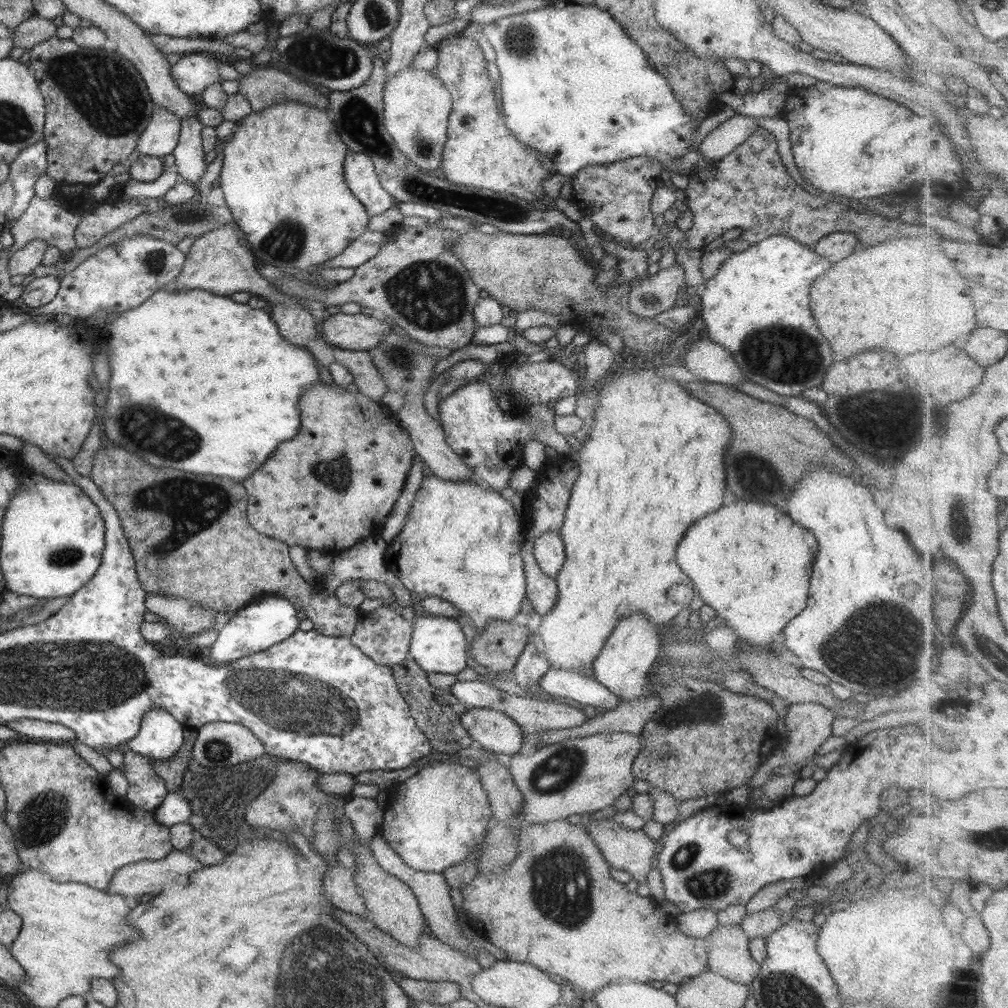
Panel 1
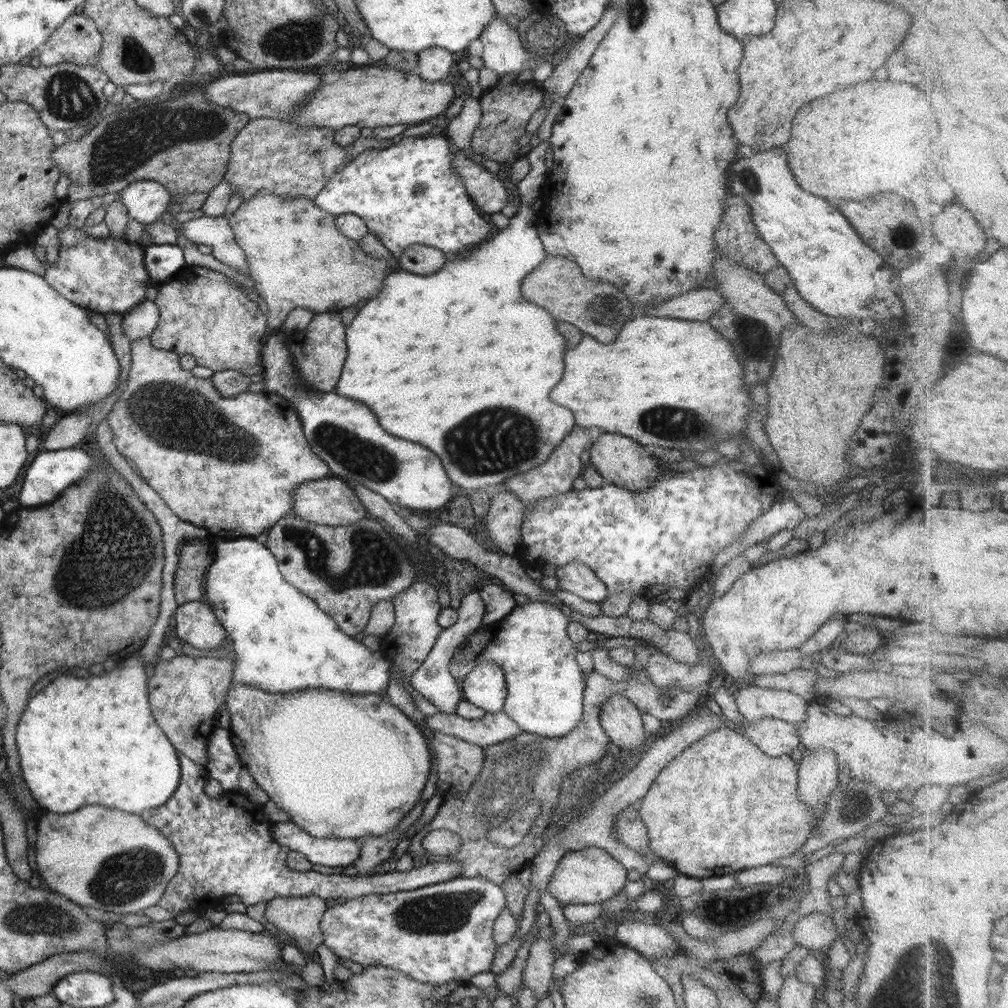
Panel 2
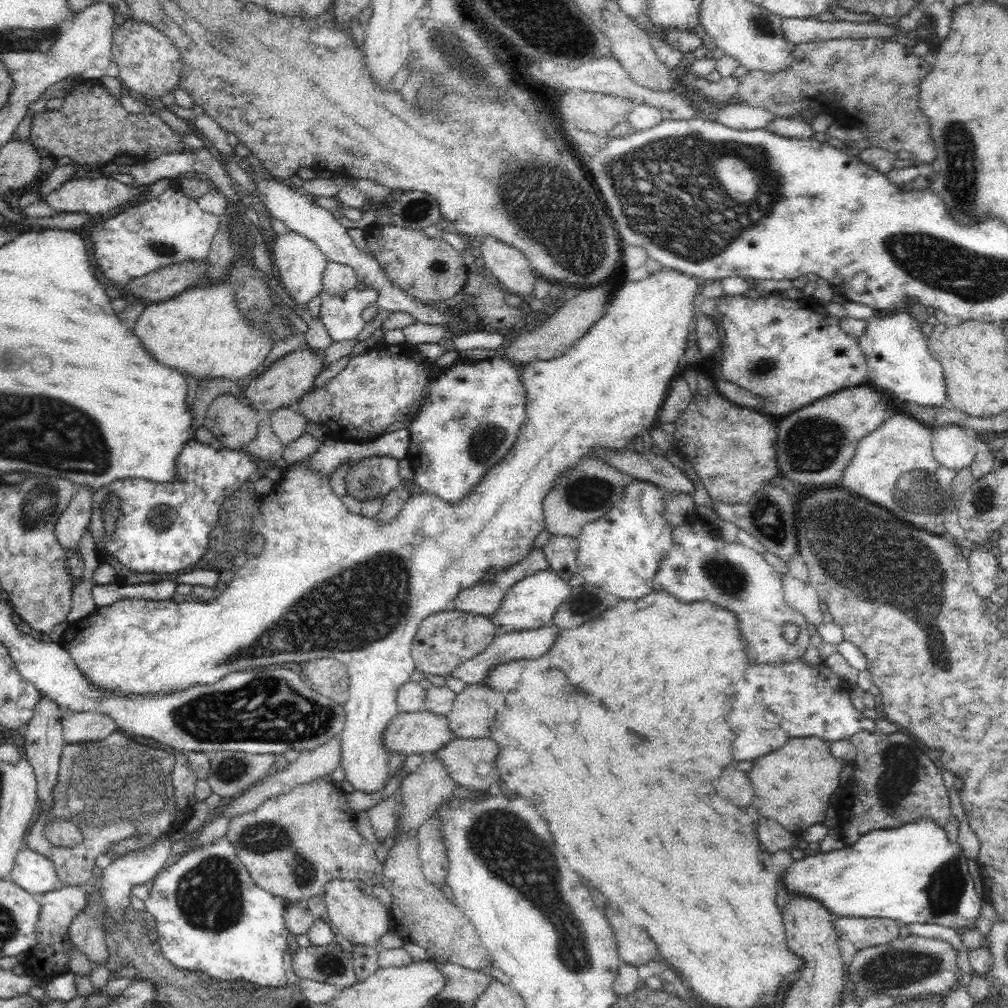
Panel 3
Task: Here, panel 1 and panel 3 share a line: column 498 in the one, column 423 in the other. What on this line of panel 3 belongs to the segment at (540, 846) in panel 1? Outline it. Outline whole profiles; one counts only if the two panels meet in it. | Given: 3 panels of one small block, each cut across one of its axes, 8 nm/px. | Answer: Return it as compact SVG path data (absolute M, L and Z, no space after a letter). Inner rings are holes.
M438 758L422 763L402 778L397 791L401 808L395 820L396 837L383 862L384 878L381 885L392 893L392 902L388 907L390 927L402 940L422 946L427 952L427 960L438 965L452 963L473 971L482 971L492 967L493 963L476 927L458 905L446 898L441 888L427 879L419 859L419 828L442 802L451 798L455 785Z

